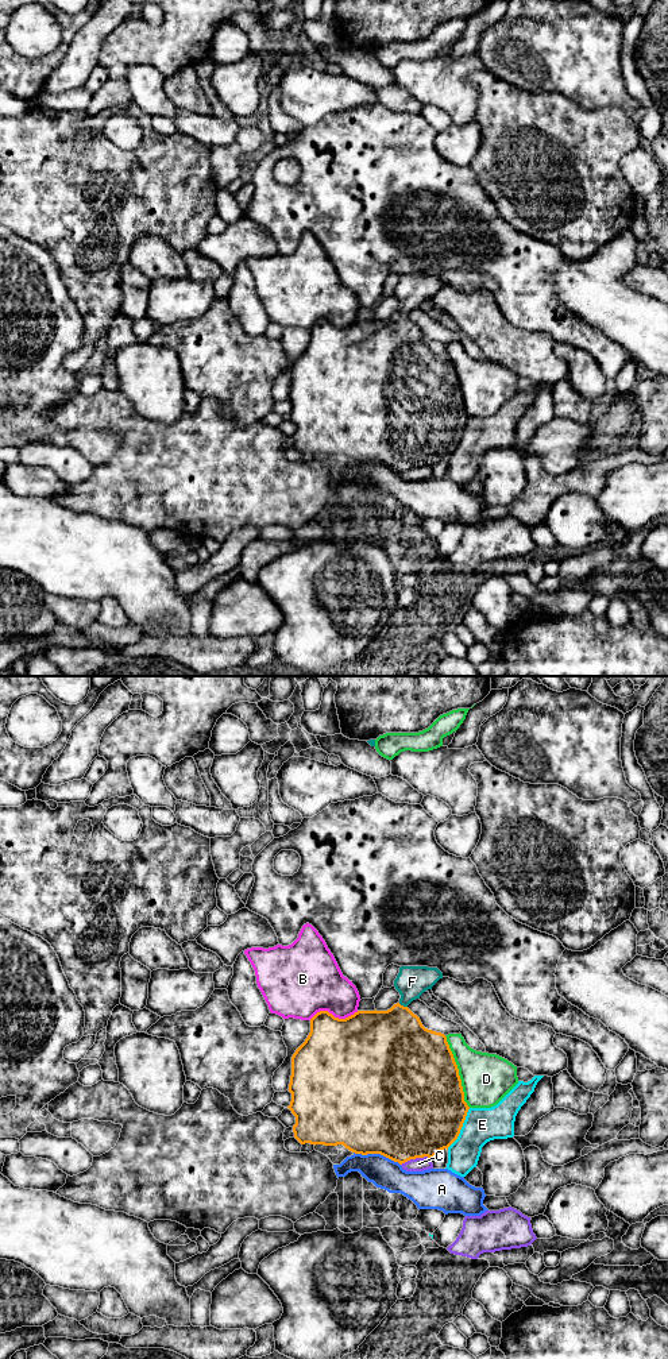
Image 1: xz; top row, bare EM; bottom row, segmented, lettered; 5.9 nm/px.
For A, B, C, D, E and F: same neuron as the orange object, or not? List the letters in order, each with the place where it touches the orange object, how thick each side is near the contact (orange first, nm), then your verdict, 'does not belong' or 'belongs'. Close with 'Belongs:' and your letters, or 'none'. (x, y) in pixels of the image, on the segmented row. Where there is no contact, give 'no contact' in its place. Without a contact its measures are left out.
A: meets orange in xz at (377, 1153); 500 nm thick on the orange side, 180 nm on the other; does not belong
B: meets orange in xz at (334, 1016); 460 nm thick on the orange side, 360 nm on the other; does not belong
C: meets orange in xz at (416, 1157); 500 nm thick on the orange side, 80 nm on the other; does not belong
D: meets orange in xz at (458, 1072); 500 nm thick on the orange side, 300 nm on the other; does not belong
E: meets orange in xz at (460, 1128); 500 nm thick on the orange side, 200 nm on the other; does not belong
F: meets orange in xz at (402, 1006); 440 nm thick on the orange side, 190 nm on the other; belongs
Belongs: F

